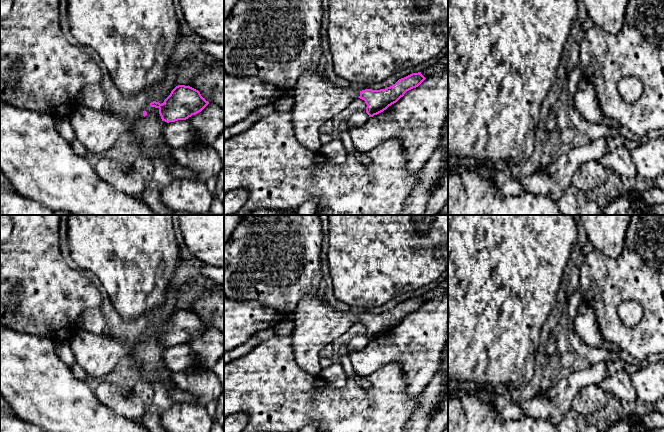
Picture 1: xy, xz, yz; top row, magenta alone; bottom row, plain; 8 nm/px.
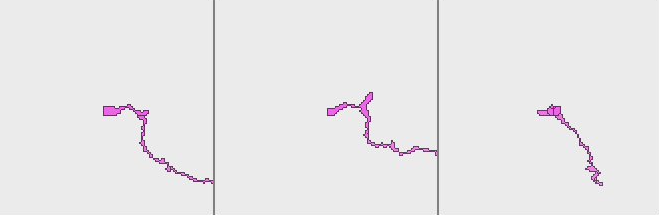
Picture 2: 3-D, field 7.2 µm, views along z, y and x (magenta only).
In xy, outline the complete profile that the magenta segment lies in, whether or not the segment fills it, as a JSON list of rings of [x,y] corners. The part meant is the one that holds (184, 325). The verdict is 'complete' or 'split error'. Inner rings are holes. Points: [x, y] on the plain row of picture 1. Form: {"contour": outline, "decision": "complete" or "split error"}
{"contour": [[[178,309],[162,328],[153,325],[150,330],[158,332],[162,345],[169,347],[186,344],[201,336],[208,328],[209,326],[198,314],[190,310]]], "decision": "complete"}

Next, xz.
{"contour": [[[322,291],[306,295],[293,312],[295,327],[292,345],[295,360],[304,372],[312,377],[320,376],[323,369],[319,363],[320,350],[337,341],[353,324],[364,324],[366,337],[373,341],[396,327],[407,315],[418,311],[425,303],[421,296],[412,297],[385,313],[357,315],[333,309],[324,300]]], "decision": "split error"}

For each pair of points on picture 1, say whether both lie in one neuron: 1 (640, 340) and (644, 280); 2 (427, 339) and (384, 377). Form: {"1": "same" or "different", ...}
{"1": "same", "2": "different"}

